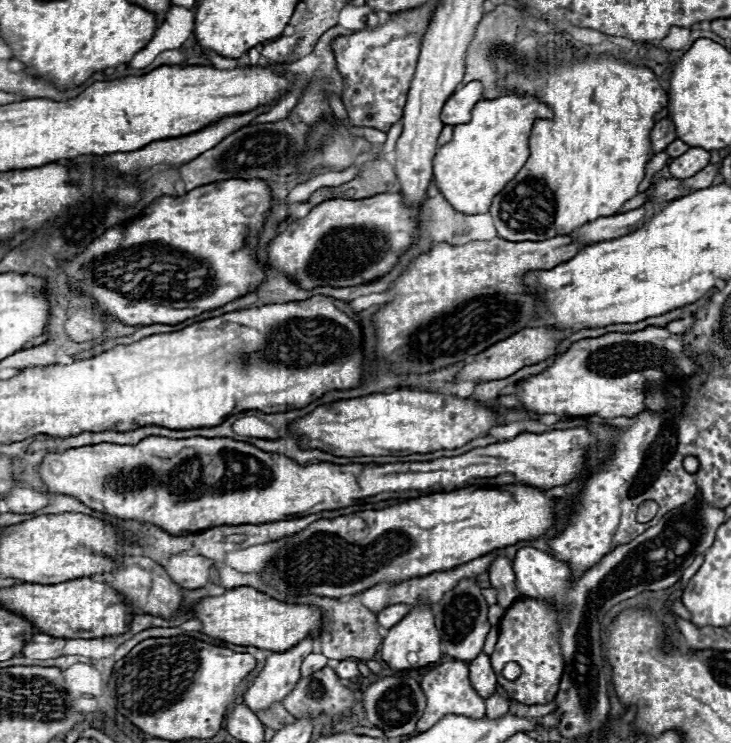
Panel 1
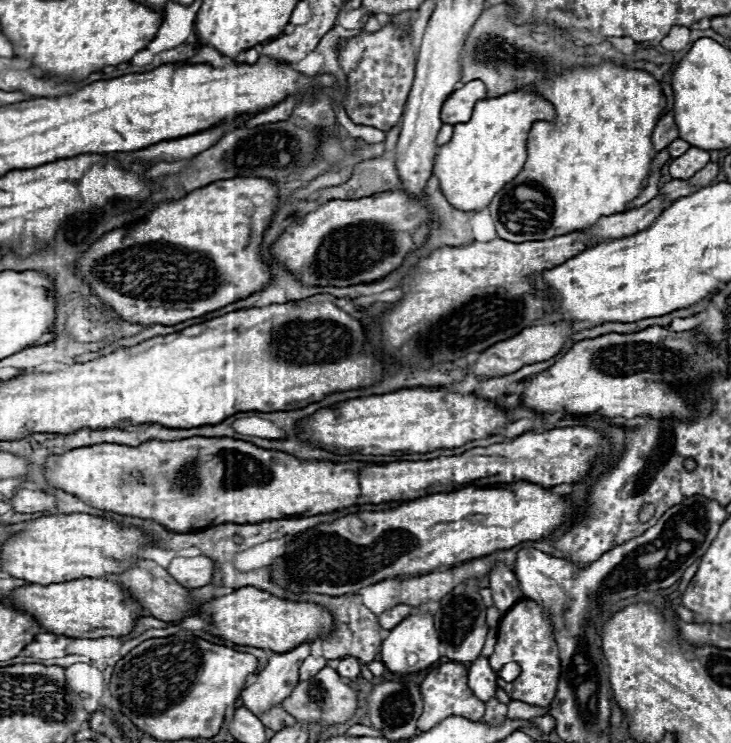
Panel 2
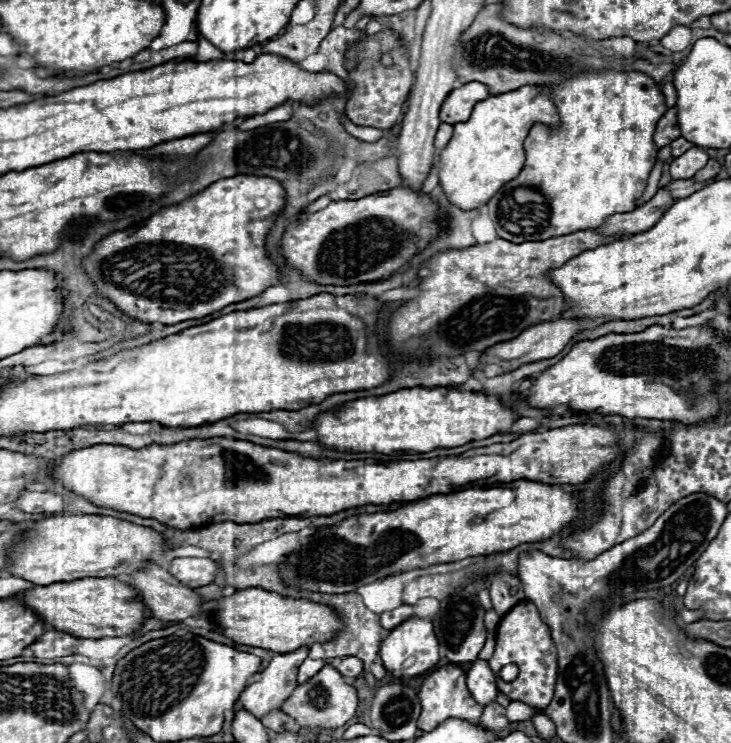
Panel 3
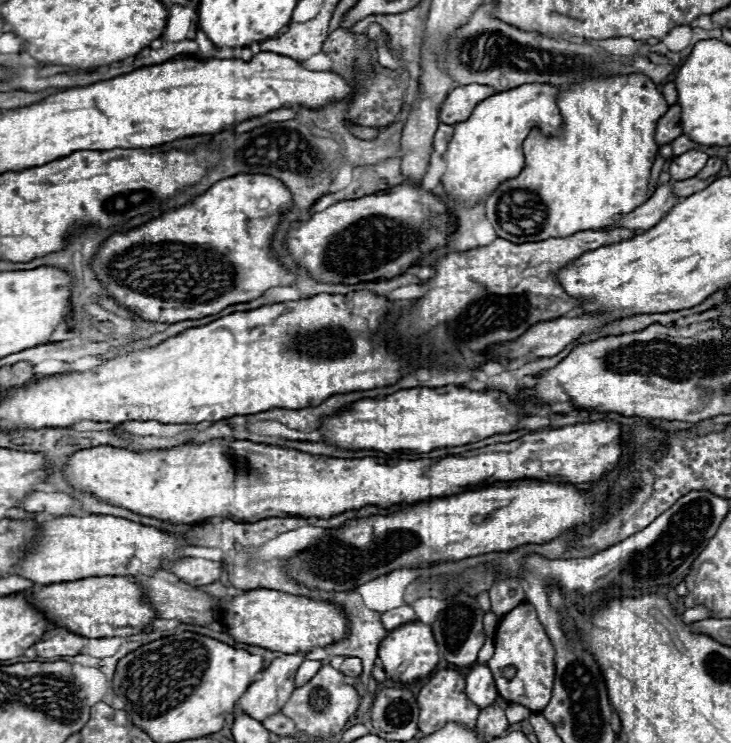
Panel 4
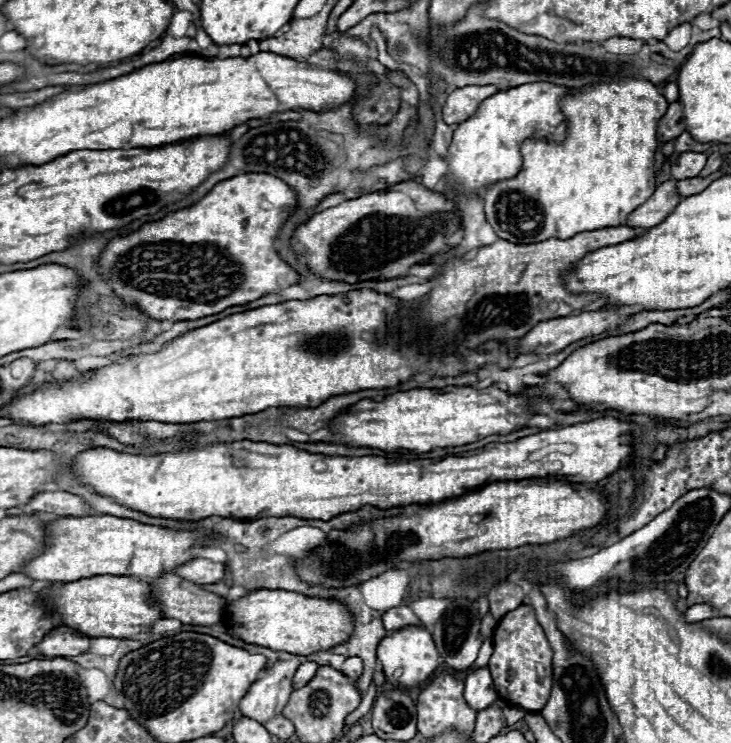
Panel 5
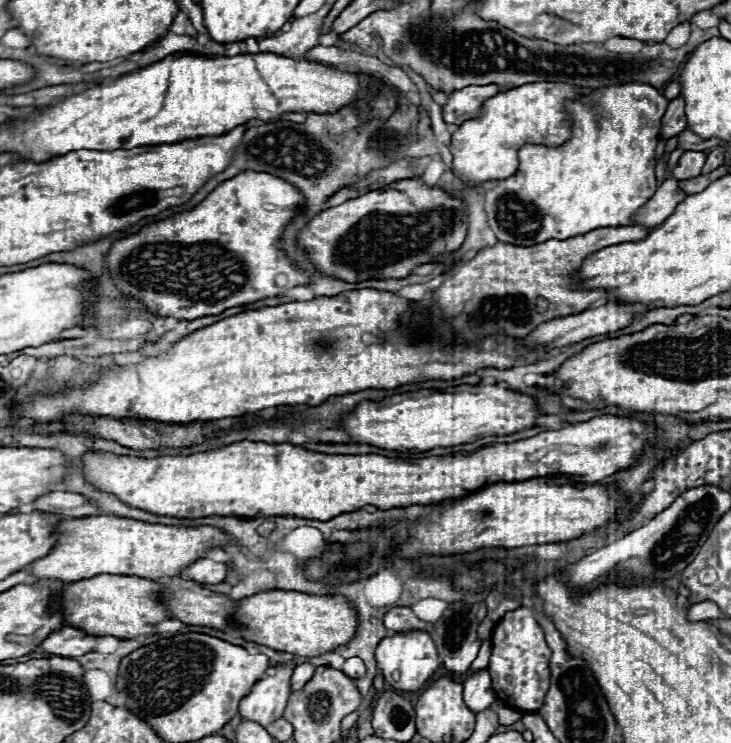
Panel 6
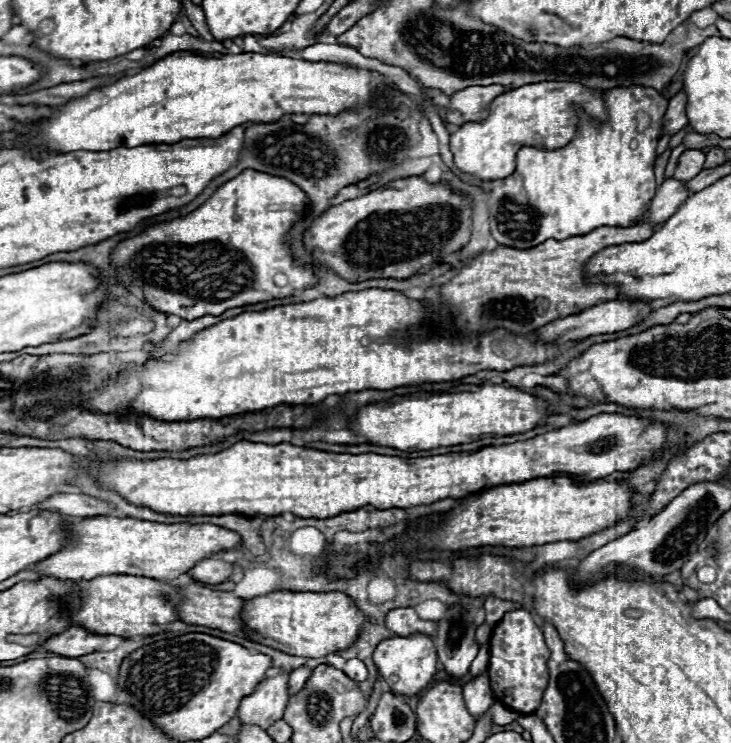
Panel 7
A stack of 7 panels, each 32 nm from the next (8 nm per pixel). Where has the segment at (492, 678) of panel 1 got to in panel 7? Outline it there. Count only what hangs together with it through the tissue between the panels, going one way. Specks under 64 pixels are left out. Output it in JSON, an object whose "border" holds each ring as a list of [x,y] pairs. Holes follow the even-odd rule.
{"border":[[[486,672],[464,684],[464,702],[474,718],[484,714],[494,704],[494,694],[490,690],[490,680]]]}

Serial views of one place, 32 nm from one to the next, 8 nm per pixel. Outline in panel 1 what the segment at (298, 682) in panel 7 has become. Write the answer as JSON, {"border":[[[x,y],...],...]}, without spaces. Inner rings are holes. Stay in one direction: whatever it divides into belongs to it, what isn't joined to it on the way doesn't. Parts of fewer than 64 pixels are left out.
{"border":[[[308,654],[304,658],[304,662],[302,662],[302,668],[300,668],[302,670],[302,676],[310,676],[310,674],[322,670],[326,664],[328,664],[328,658],[326,656],[322,656],[322,654]]]}

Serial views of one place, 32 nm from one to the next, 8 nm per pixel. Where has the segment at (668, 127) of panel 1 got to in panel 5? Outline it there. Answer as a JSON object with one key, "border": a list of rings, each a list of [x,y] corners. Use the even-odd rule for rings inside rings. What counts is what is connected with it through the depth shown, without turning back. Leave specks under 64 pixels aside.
{"border":[[[672,102],[668,106],[668,112],[662,116],[662,120],[658,124],[656,138],[658,138],[658,142],[670,142],[670,140],[678,138],[682,132],[684,132],[682,104],[680,102]]]}

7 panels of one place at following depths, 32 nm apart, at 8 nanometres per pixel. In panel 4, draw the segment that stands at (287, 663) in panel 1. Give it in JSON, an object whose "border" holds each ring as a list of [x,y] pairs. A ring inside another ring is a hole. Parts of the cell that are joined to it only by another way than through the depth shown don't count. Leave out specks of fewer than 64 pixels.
{"border":[[[304,652],[278,656],[272,664],[262,672],[262,676],[248,686],[248,690],[240,698],[240,708],[256,720],[262,720],[274,712],[282,710],[282,704],[294,692],[294,672],[298,664],[306,658]]]}

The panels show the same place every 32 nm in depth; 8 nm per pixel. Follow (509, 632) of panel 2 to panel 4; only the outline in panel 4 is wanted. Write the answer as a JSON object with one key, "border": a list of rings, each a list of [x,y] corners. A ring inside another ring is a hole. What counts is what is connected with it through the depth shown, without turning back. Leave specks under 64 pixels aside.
{"border":[[[522,602],[518,608],[514,608],[514,612],[502,616],[494,642],[496,650],[488,660],[488,668],[494,674],[500,696],[504,696],[508,702],[520,702],[530,710],[542,710],[550,702],[554,686],[554,646],[550,644],[550,638],[546,636],[546,630],[540,624],[534,606]],[[506,666],[516,666],[518,670],[512,680],[502,678],[502,670]]]}

